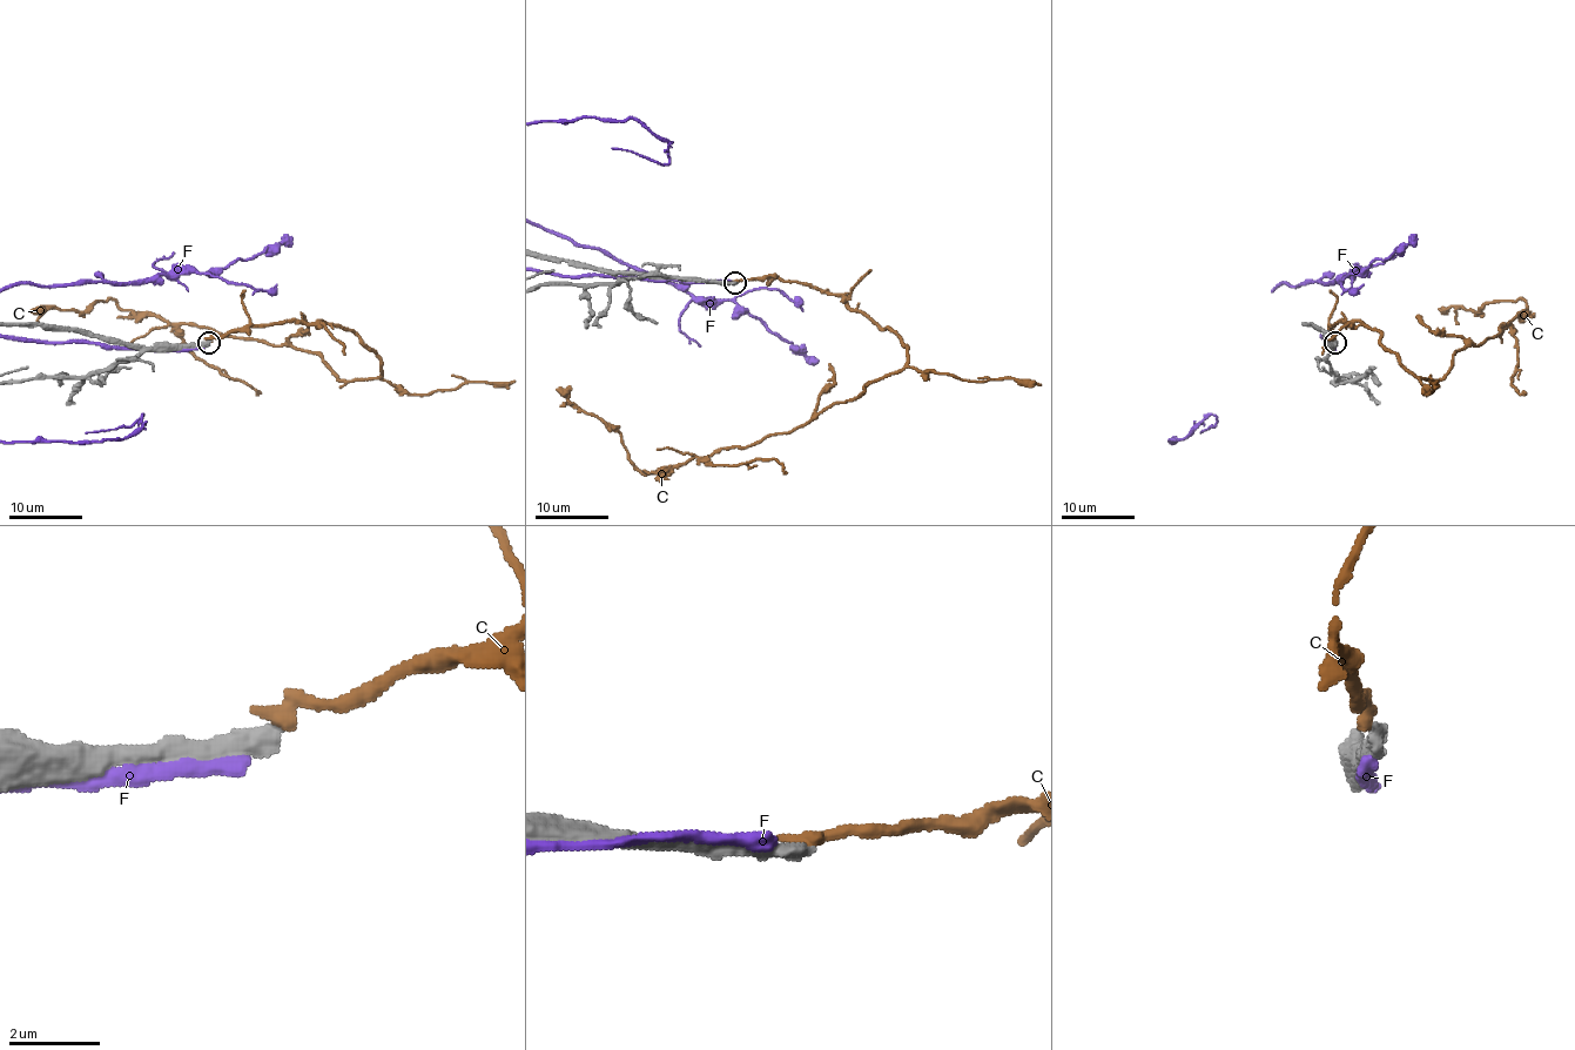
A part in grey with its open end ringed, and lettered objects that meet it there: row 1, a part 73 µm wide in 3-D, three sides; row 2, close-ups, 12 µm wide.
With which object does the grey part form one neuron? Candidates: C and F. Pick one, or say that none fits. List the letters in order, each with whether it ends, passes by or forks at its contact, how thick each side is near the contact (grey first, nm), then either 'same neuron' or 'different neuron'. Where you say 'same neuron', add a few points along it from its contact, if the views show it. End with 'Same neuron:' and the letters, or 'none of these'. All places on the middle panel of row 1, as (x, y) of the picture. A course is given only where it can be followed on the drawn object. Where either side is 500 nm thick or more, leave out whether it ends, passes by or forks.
C: it ends there; 380 nm thick on the grey side, 400 nm on the other; different neuron
F: it passes by; 400 nm thick on the grey side, 280 nm on the other; different neuron
Same neuron: none of these

